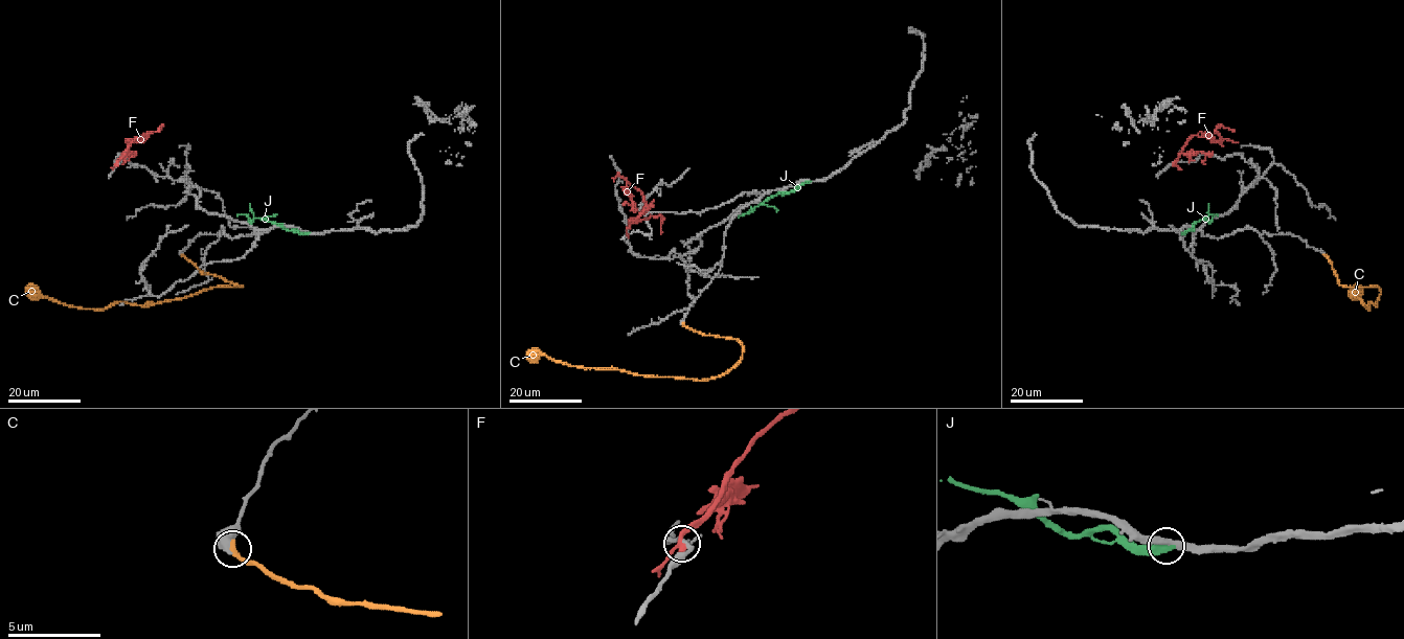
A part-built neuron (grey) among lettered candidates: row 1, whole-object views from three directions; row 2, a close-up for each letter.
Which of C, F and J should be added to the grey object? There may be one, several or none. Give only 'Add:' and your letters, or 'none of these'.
Add: none of these

